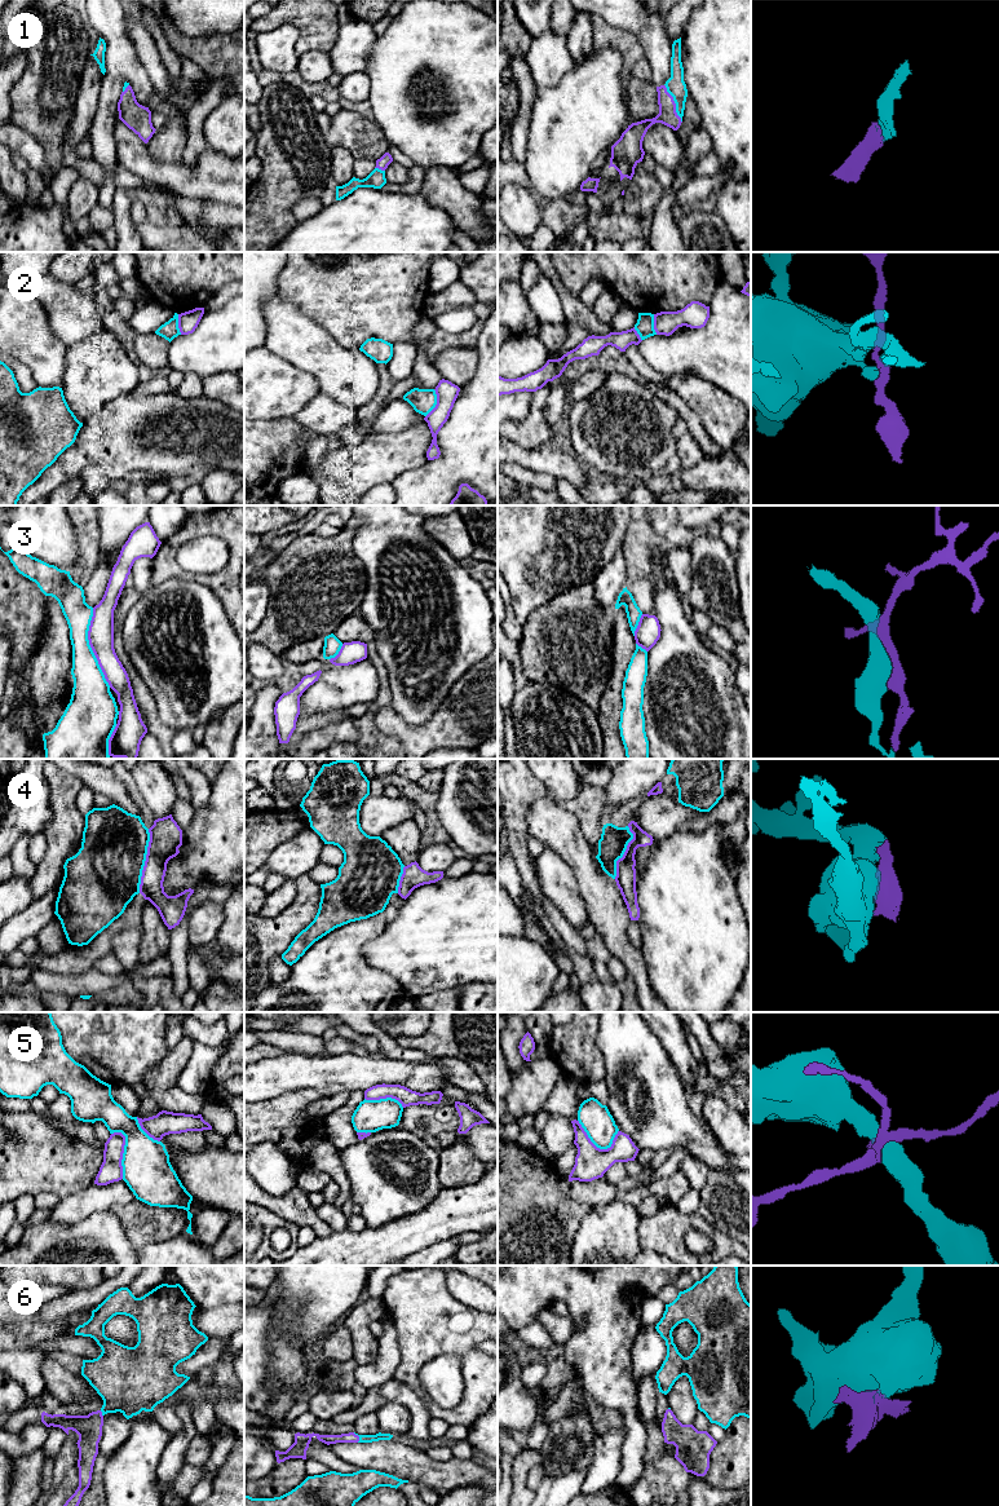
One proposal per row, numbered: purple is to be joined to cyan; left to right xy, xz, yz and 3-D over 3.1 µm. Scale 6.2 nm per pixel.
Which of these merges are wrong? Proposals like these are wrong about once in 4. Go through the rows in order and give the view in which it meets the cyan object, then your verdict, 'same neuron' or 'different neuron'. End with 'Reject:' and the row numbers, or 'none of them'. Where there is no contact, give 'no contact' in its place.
1: yz | same neuron
2: xz | different neuron
3: xy | same neuron
4: xy | same neuron
5: yz | different neuron
6: xz | same neuron
Reject: 2, 5

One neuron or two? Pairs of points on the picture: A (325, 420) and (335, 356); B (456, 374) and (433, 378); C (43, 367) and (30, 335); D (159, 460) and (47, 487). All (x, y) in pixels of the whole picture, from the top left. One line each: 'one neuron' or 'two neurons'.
A: two neurons
B: two neurons
C: one neuron
D: one neuron

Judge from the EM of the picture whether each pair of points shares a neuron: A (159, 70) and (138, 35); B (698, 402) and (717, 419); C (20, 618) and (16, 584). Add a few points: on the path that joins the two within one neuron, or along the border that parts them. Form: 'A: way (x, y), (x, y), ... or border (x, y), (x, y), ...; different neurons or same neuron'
A: way (151, 61), (145, 44); same neuron
B: way (703, 405), (712, 414); same neuron
C: way (18, 610), (16, 608), (16, 592); same neuron

